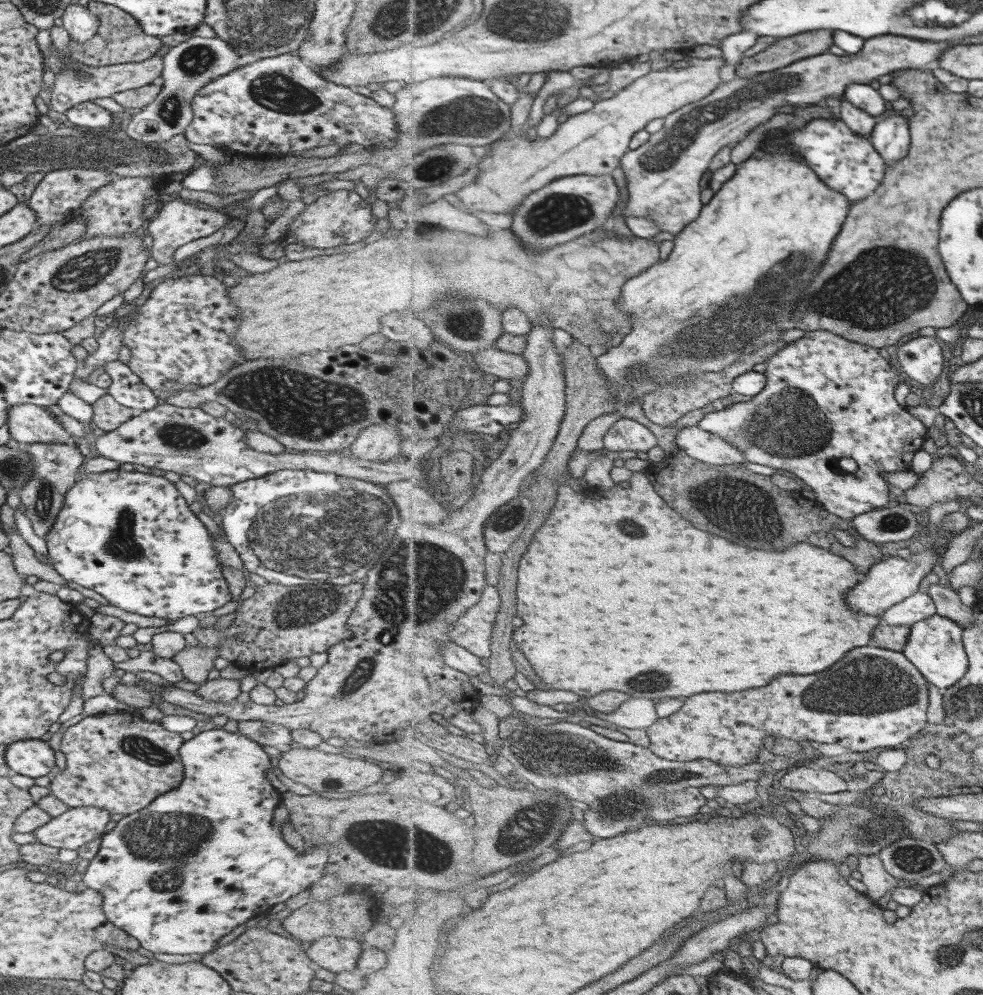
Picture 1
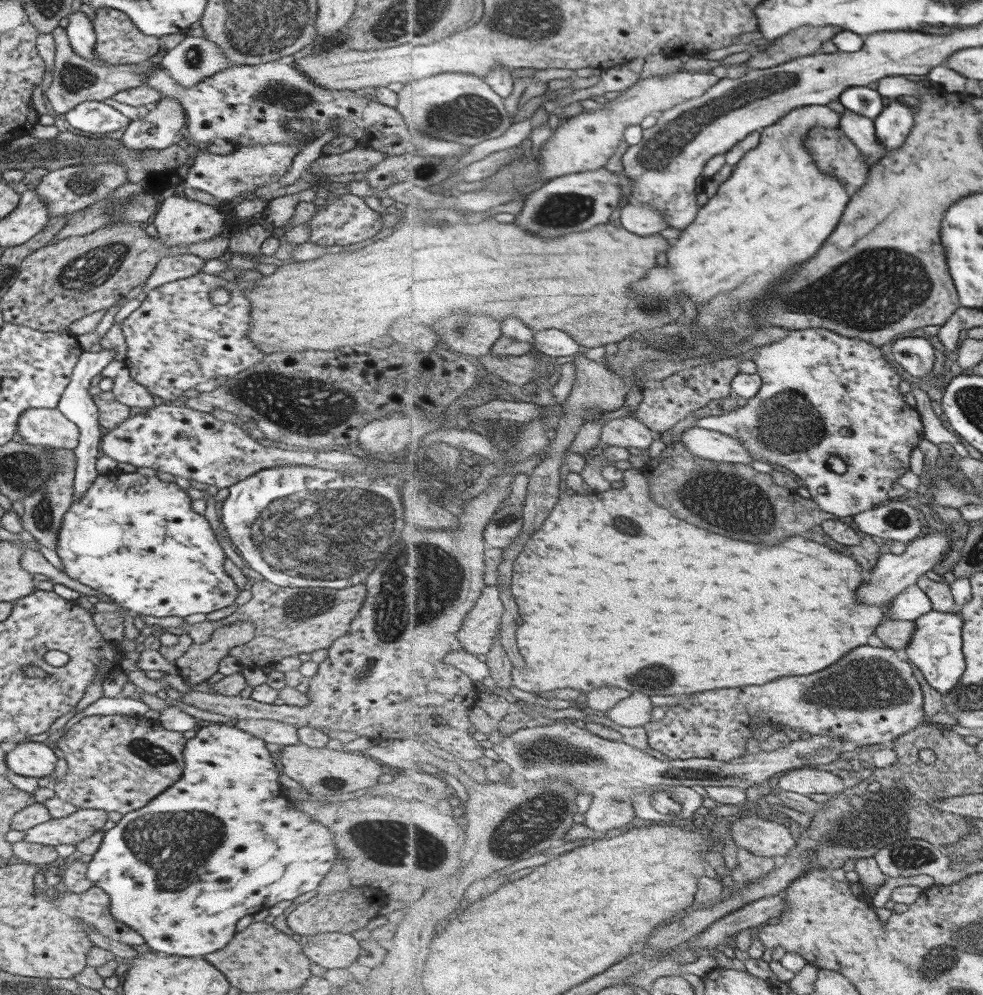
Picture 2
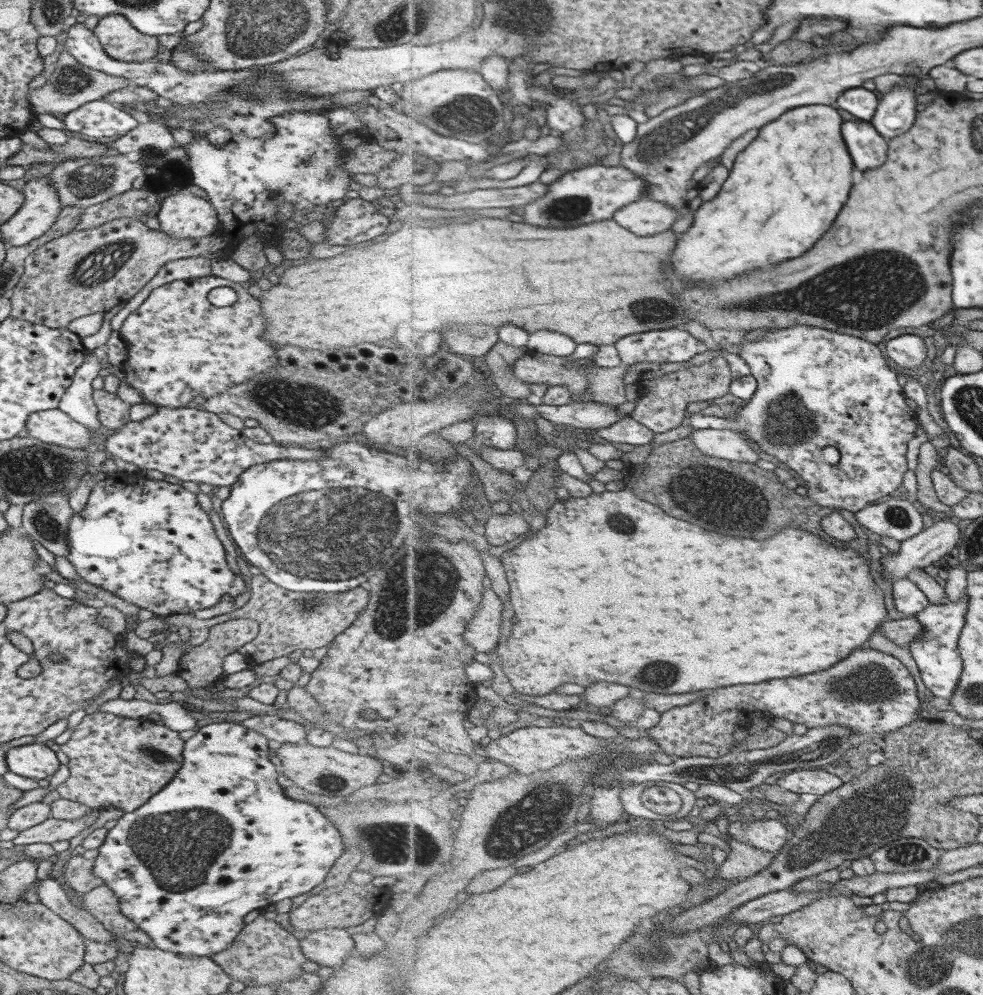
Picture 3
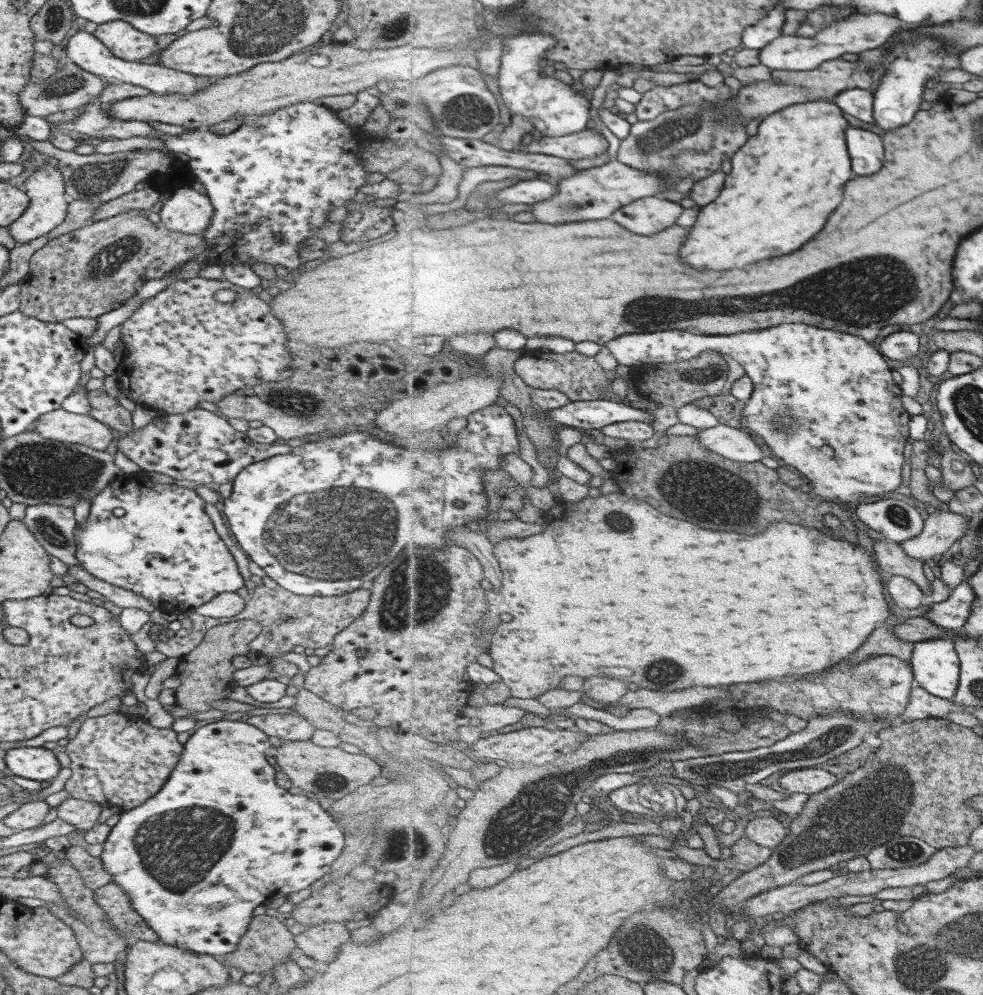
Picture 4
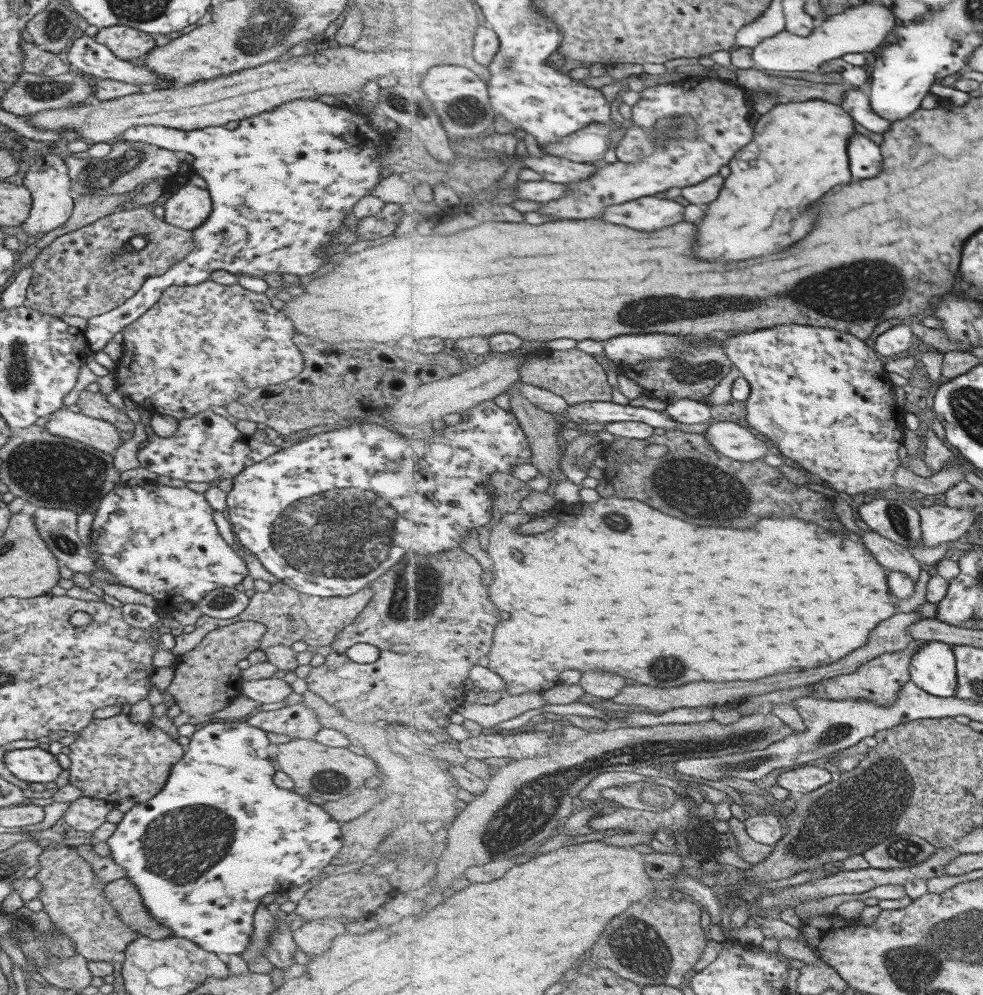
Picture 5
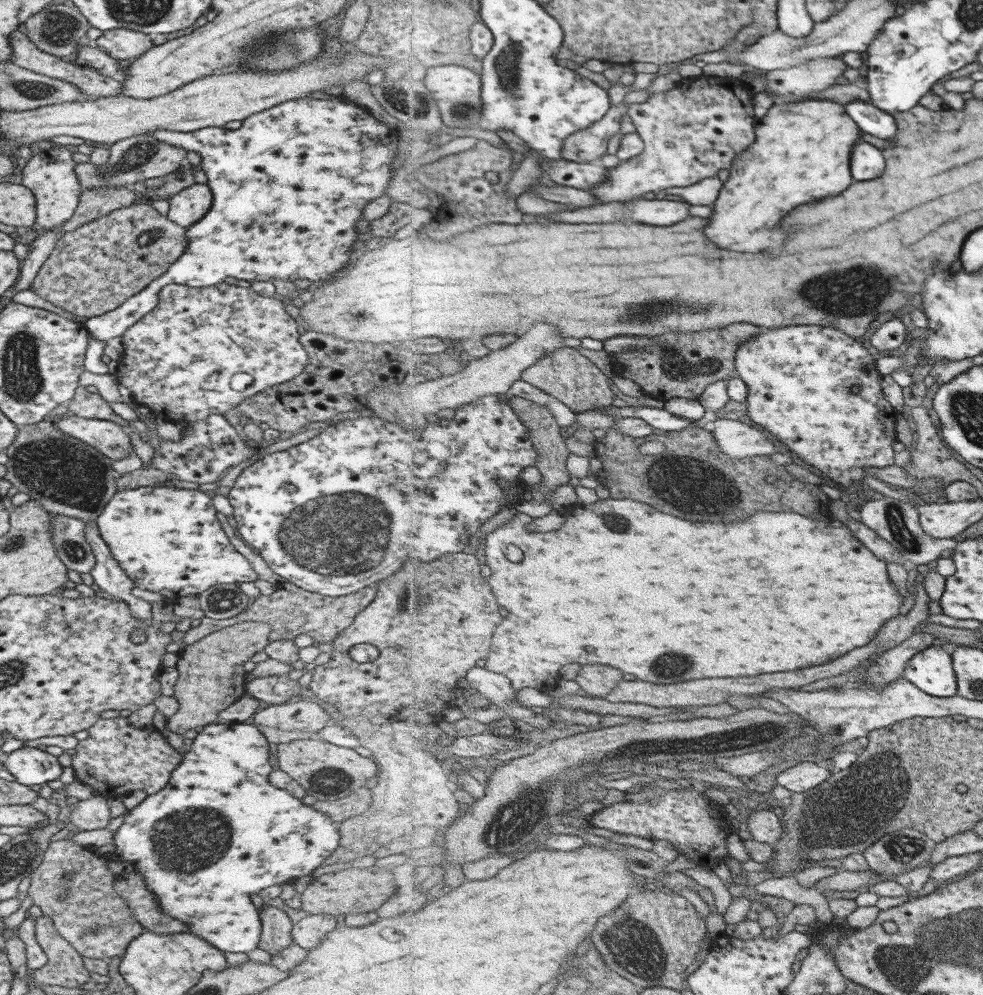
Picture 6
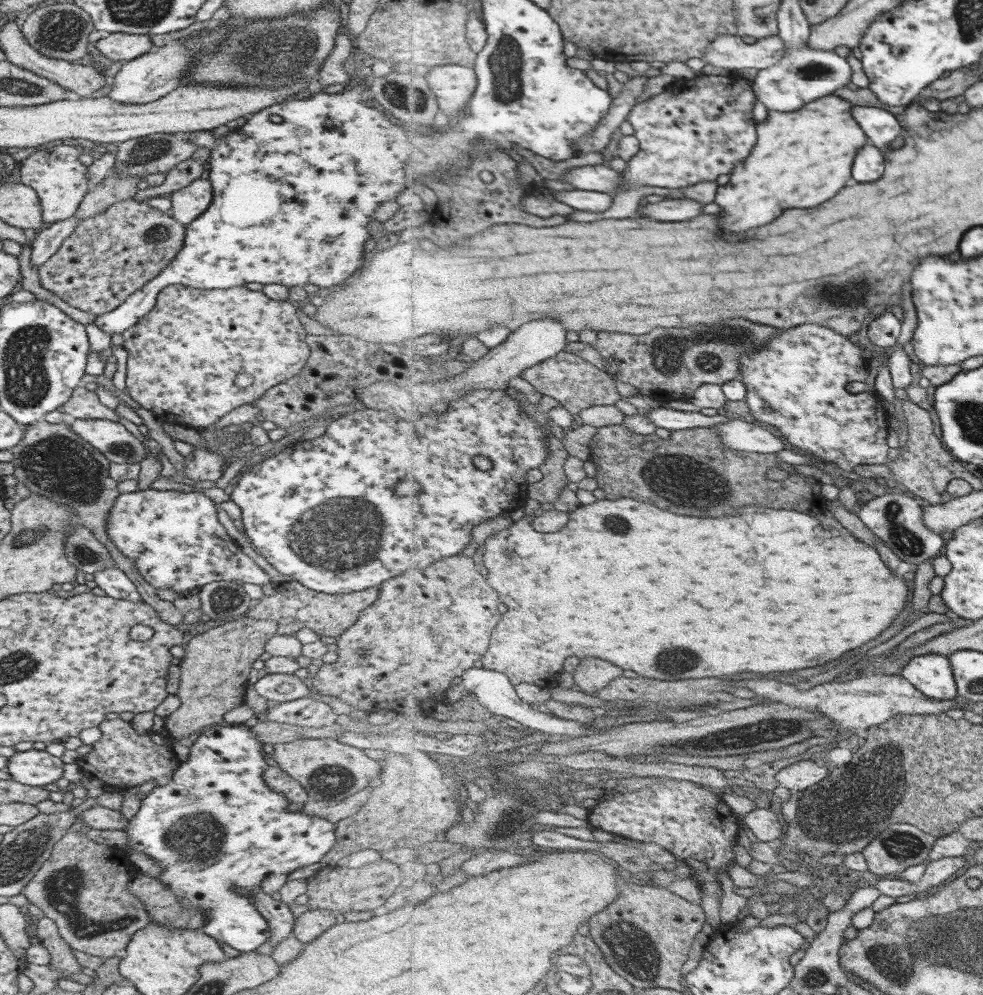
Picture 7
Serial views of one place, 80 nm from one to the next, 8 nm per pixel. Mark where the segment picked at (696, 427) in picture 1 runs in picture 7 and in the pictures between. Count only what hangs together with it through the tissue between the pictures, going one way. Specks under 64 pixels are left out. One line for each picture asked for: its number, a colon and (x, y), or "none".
2: (706, 443)
3: (729, 444)
4: (733, 443)
5: (736, 441)
6: (739, 440)
7: (744, 436)

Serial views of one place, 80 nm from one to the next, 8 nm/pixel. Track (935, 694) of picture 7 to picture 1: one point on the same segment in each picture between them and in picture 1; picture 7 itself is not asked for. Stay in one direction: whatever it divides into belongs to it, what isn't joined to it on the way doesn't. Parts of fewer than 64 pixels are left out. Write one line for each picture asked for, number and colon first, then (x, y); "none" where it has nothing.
1: (937, 646)
2: (937, 649)
3: (940, 659)
4: (938, 667)
5: (935, 667)
6: (933, 671)

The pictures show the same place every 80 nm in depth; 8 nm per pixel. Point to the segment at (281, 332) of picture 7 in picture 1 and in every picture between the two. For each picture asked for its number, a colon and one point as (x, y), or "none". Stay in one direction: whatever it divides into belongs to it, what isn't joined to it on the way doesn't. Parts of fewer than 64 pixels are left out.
1: (183, 332)
2: (178, 340)
3: (179, 345)
4: (182, 347)
5: (189, 351)
6: (178, 359)

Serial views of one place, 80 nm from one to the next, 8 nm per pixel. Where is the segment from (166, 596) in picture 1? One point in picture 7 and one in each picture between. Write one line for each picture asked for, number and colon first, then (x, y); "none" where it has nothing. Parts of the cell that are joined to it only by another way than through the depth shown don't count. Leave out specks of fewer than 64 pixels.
2: (135, 538)
3: (148, 541)
4: (156, 540)
5: (162, 540)
6: (168, 540)
7: (174, 538)

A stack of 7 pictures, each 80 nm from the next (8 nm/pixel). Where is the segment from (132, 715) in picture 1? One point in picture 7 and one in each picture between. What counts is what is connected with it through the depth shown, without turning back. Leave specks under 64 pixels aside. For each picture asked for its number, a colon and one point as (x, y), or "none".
2: (119, 763)
3: (115, 762)
4: (118, 759)
5: (112, 759)
6: (116, 759)
7: (122, 757)

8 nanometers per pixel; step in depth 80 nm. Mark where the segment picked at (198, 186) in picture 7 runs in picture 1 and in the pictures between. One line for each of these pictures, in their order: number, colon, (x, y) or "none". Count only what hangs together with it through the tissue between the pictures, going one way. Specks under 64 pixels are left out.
1: (179, 222)
2: (180, 221)
3: (182, 215)
4: (187, 211)
5: (188, 208)
6: (186, 207)

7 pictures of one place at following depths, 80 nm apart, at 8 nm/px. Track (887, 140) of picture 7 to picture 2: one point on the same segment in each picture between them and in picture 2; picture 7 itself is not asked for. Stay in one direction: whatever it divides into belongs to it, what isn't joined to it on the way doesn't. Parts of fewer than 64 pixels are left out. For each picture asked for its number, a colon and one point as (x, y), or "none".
2: (869, 102)
3: (863, 103)
4: (856, 101)
5: (857, 102)
6: (873, 120)

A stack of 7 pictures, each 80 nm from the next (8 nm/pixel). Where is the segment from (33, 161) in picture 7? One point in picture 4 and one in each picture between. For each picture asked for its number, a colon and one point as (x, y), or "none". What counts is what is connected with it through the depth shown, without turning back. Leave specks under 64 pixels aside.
4: (48, 205)
5: (53, 200)
6: (51, 176)

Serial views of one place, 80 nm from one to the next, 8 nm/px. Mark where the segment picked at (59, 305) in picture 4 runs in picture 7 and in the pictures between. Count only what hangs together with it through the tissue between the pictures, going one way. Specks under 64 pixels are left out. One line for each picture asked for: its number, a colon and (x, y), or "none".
5: (90, 271)
6: (92, 270)
7: (109, 256)

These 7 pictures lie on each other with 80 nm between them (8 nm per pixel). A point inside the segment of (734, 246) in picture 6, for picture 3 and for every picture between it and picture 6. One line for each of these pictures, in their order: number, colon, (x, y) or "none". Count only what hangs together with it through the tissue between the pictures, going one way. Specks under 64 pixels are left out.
3: (787, 188)
4: (786, 182)
5: (801, 151)

